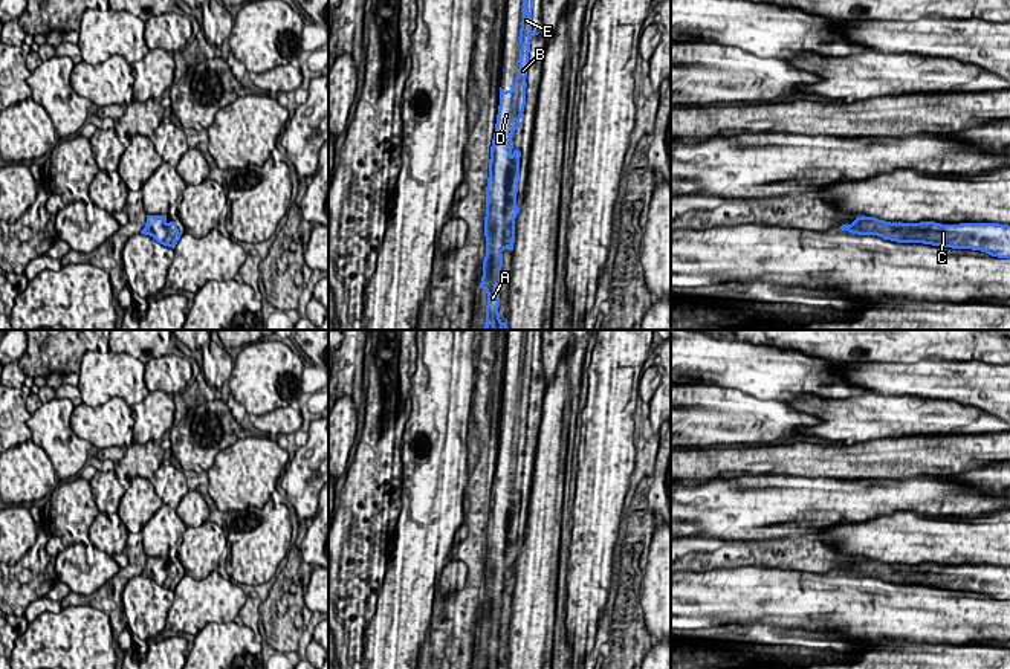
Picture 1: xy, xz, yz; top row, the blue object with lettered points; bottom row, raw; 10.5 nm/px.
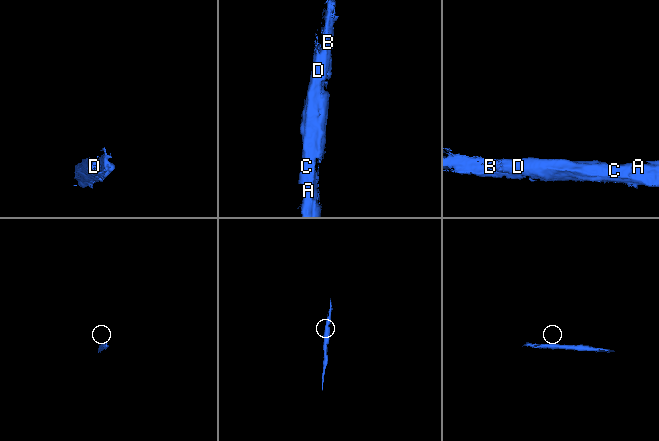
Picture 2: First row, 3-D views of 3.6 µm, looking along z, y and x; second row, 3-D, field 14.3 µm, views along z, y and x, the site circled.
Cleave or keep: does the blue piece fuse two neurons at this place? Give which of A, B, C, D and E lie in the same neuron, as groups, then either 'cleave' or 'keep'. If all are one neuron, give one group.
A B C D E | keep

